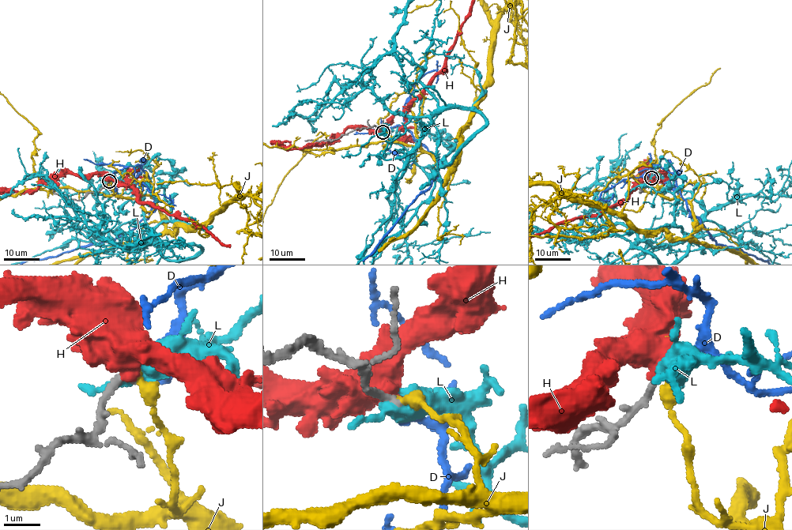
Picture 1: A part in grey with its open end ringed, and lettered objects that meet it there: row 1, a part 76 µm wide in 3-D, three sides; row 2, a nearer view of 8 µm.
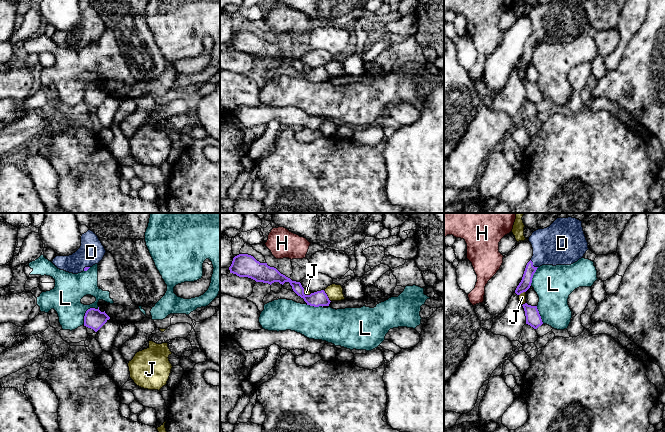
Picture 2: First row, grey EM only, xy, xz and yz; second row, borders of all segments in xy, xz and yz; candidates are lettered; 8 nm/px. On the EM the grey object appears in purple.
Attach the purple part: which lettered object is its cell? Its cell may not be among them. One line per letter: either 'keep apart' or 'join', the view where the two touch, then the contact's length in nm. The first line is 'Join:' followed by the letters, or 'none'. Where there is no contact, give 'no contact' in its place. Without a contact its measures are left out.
Join: D
D: join; meets purple in yz; contact 90 nm long
H: keep apart; no contact
J: keep apart; meets purple in xz; contact 110 nm long
L: keep apart; meets purple in xy; contact 200 nm long

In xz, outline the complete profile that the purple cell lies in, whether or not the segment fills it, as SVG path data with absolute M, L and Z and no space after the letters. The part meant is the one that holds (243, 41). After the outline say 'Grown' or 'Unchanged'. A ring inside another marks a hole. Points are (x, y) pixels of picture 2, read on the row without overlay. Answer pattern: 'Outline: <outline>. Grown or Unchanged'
Outline: M248 30L235 32L229 46L230 49L236 50L239 53L248 53L256 58L268 59L270 61L274 58L279 58L282 61L285 58L289 58L293 67L310 82L329 82L331 78L324 66L305 71L304 64L300 58L292 57L276 44L268 42L267 39L260 39Z. Unchanged

